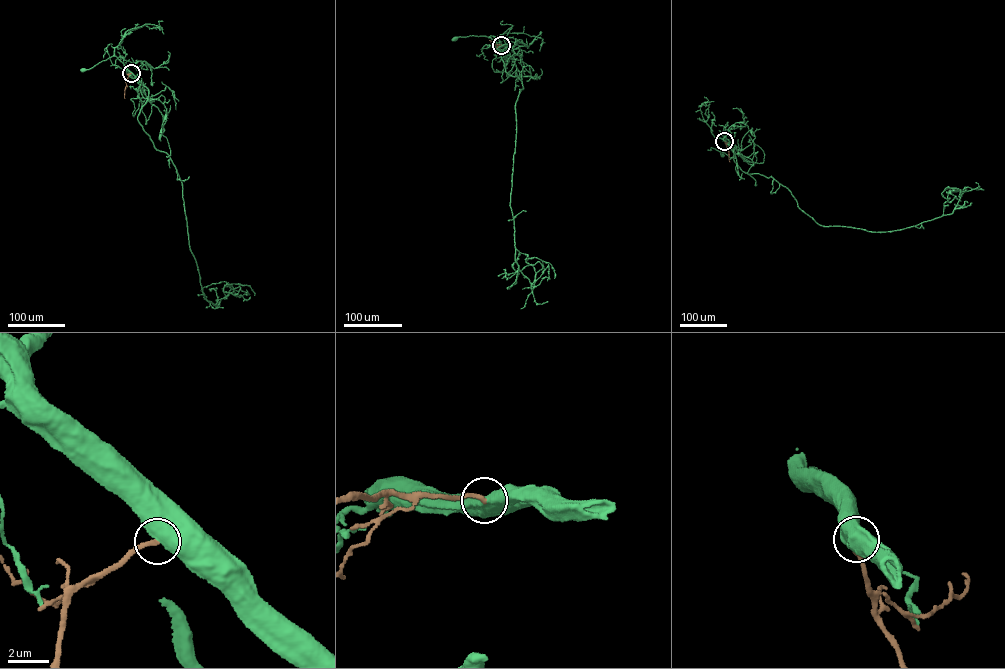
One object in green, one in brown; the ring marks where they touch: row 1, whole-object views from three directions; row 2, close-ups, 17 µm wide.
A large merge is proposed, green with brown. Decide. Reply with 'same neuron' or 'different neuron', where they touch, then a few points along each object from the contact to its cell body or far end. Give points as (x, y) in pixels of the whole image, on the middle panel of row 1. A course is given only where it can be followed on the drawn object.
different neuron; at (501, 45); green runs (501, 45), (481, 36), (454, 39); brown runs (501, 45), (494, 45), (489, 40)

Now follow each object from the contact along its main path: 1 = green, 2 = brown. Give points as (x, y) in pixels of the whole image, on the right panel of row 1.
1: (724, 141), (714, 137), (722, 155)
2: (724, 141), (730, 162)

